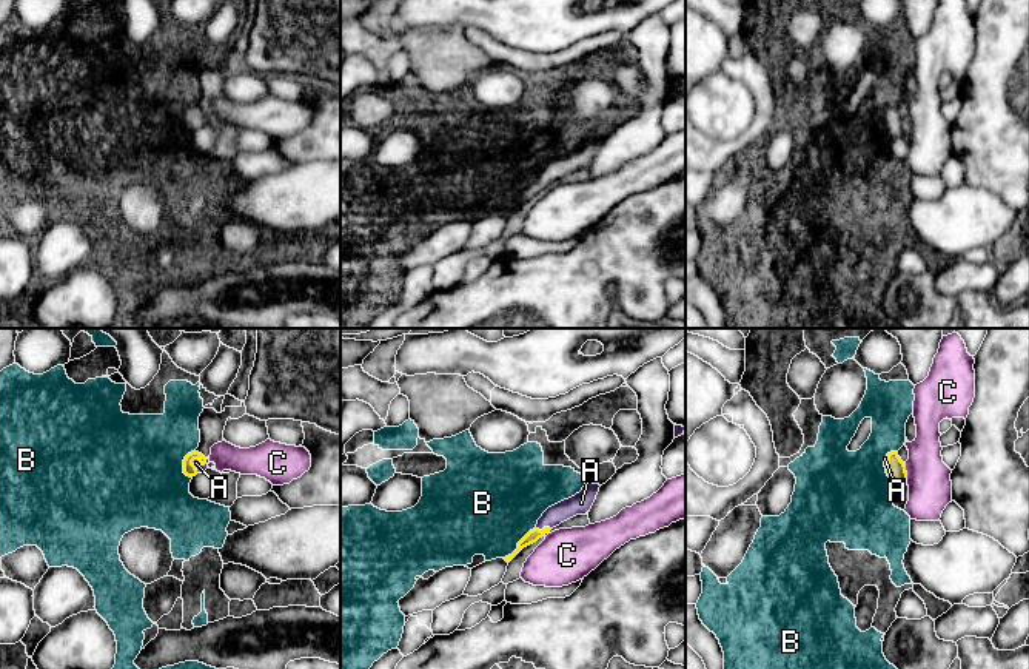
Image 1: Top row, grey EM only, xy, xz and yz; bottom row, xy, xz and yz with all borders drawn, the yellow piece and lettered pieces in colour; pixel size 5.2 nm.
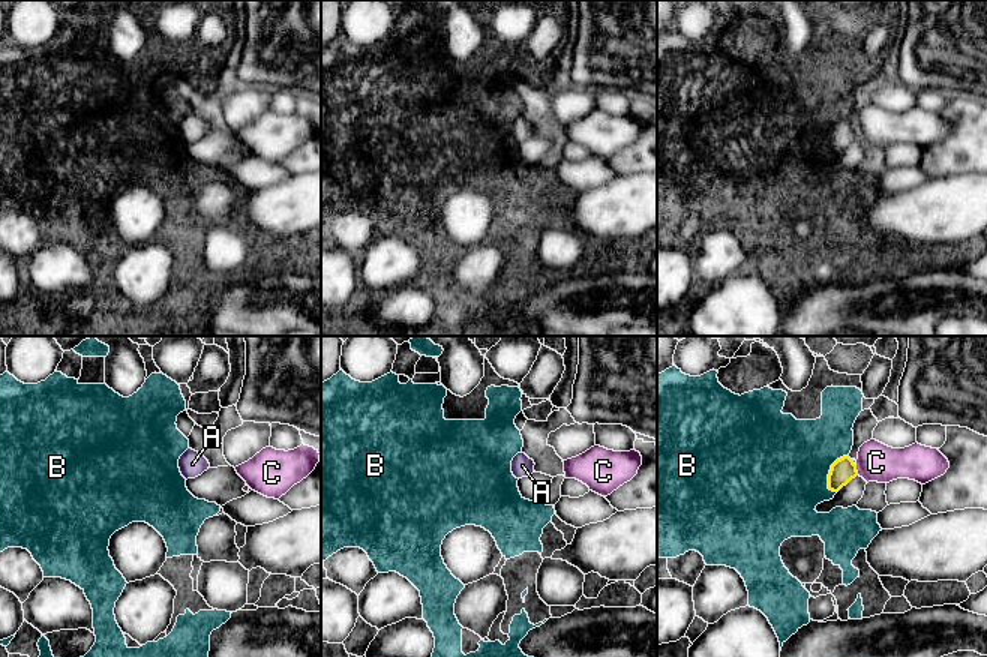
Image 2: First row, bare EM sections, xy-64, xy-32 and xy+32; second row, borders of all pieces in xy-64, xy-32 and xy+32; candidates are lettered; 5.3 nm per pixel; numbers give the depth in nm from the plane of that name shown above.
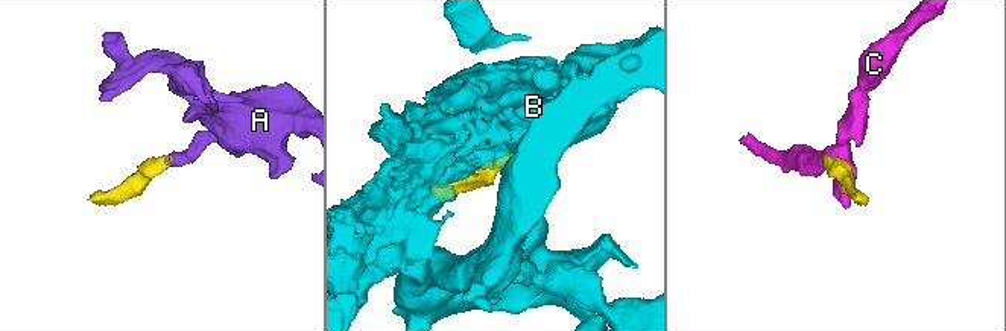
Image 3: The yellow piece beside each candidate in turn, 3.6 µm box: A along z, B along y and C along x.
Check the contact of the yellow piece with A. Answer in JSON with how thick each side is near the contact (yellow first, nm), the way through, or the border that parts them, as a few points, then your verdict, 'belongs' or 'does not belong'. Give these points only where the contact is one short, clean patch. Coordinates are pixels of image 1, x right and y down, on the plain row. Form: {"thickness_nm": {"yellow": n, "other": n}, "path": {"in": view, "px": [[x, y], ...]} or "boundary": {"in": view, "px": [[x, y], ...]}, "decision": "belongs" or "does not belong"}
{"thickness_nm": {"yellow": 70, "other": 110}, "path": {"in": "xz", "px": [[533, 190], [544, 182], [559, 167], [581, 158]]}, "decision": "belongs"}

